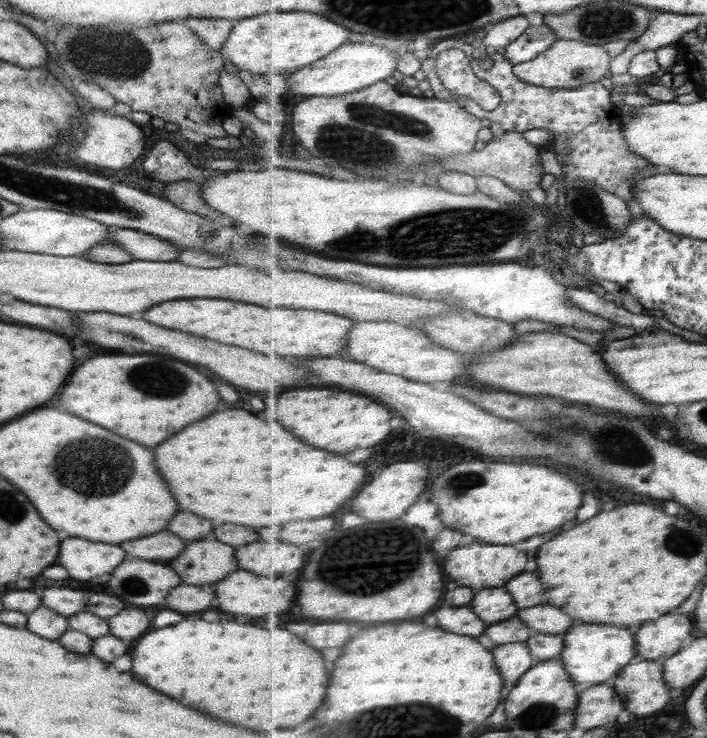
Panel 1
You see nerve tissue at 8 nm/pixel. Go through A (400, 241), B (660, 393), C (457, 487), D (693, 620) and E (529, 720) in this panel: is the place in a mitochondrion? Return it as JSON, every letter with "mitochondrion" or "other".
{"A":"mitochondrion","B":"other","C":"mitochondrion","D":"other","E":"other"}

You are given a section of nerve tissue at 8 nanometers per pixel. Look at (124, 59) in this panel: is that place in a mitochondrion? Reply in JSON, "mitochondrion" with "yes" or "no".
{"mitochondrion":"yes"}

